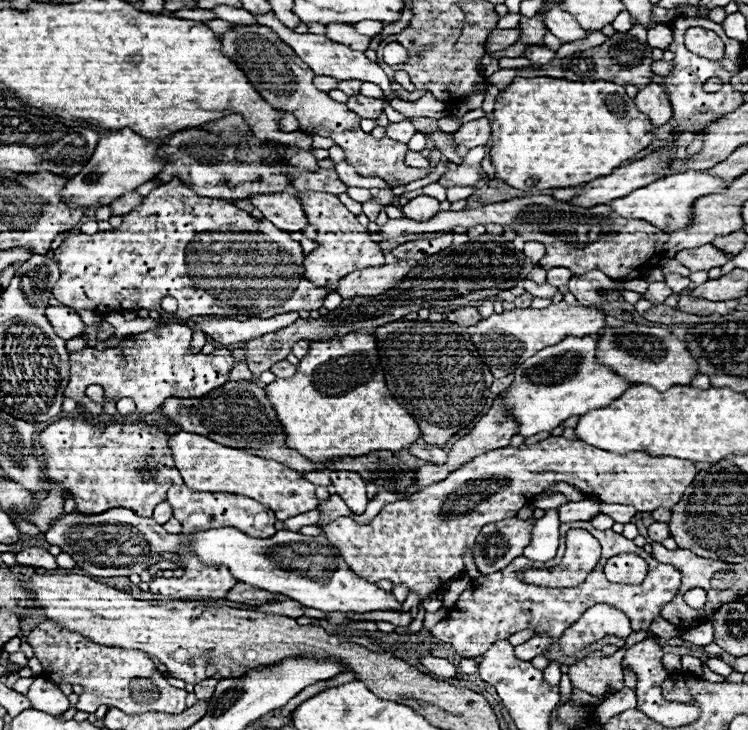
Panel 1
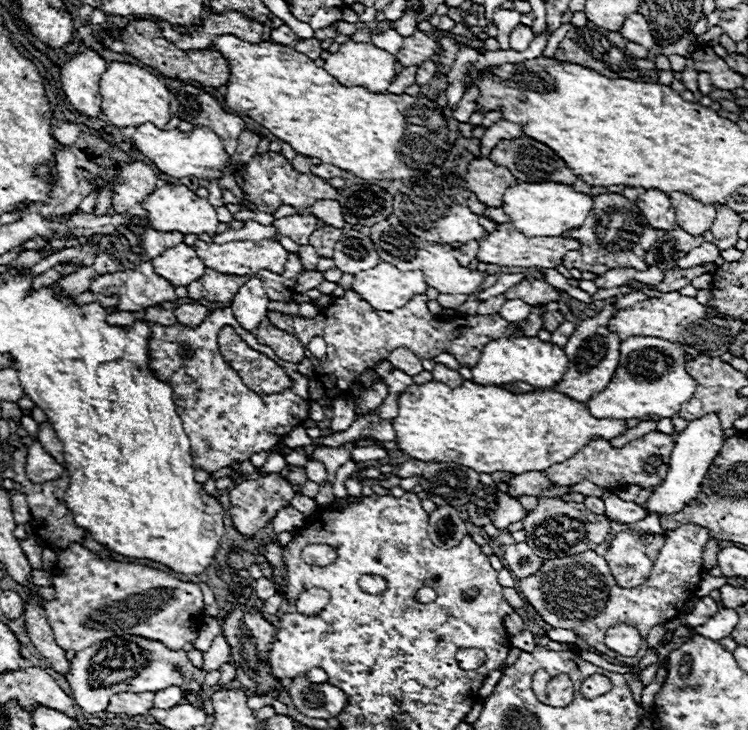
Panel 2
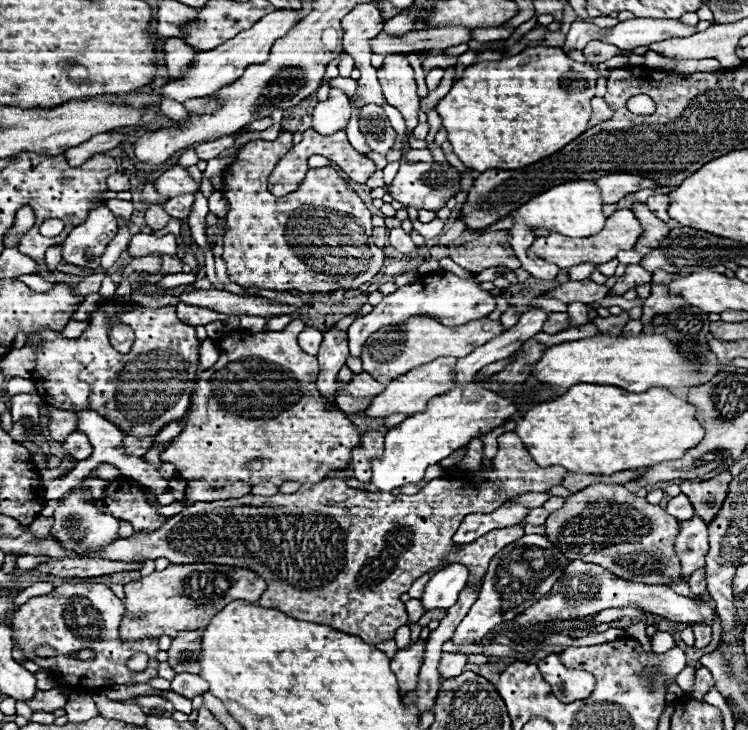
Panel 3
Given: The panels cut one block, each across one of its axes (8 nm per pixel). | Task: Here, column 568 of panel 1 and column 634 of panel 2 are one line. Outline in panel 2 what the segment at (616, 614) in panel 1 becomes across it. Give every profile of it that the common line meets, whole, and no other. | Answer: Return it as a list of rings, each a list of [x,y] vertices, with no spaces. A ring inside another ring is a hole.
[[[614,624],[614,628],[608,628],[606,632],[606,646],[620,656],[636,656],[640,642],[640,632],[630,624]]]

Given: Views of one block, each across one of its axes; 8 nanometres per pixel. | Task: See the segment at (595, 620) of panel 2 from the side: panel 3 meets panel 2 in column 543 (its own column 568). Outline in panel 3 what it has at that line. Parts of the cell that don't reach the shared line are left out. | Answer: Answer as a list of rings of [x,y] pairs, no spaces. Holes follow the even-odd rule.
[[[574,560],[564,568],[564,574],[556,582],[556,586],[534,606],[524,610],[524,614],[518,614],[510,626],[532,626],[538,622],[550,622],[550,620],[568,620],[568,618],[584,618],[584,616],[594,616],[606,608],[624,608],[628,604],[640,606],[644,612],[654,612],[656,616],[664,616],[672,622],[680,624],[712,624],[714,622],[714,608],[710,602],[696,602],[692,598],[680,596],[674,590],[666,586],[656,586],[656,584],[636,584],[624,578],[614,578],[612,572],[600,568],[598,564],[588,564],[582,560]]]

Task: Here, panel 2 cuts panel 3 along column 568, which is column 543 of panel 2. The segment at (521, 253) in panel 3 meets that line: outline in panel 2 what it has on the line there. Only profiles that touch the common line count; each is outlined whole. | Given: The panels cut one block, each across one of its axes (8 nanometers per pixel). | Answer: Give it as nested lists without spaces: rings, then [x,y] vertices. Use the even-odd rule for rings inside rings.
[[[540,182],[540,184],[516,184],[504,194],[504,212],[510,216],[514,226],[526,236],[562,236],[572,228],[580,228],[594,206],[594,198],[582,192],[576,192],[572,186],[558,182]]]

